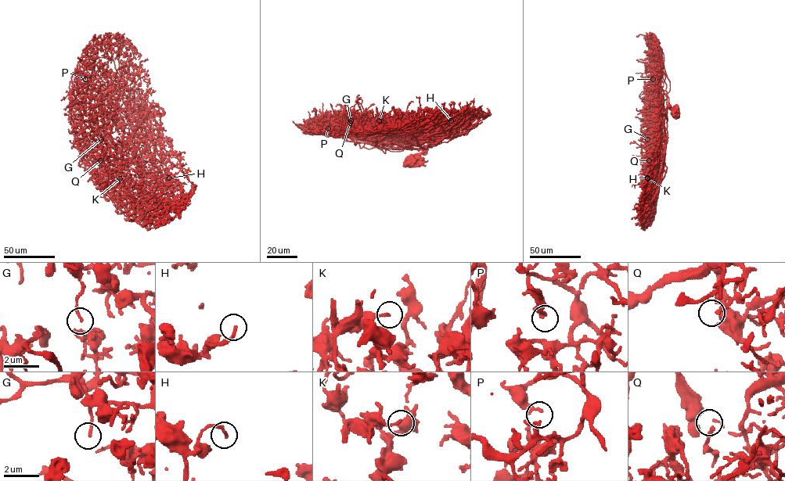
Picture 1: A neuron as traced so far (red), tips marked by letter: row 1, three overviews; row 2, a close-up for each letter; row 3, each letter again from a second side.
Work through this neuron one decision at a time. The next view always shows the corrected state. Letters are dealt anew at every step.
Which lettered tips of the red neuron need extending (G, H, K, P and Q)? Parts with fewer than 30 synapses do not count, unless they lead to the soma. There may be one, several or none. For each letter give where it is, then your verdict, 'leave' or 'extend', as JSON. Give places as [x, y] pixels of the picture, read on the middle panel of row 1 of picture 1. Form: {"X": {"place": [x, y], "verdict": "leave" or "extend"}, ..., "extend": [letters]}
{"G": {"place": [351, 120], "verdict": "leave"}, "H": {"place": [451, 120], "verdict": "leave"}, "K": {"place": [379, 120], "verdict": "leave"}, "P": {"place": [328, 128], "verdict": "leave"}, "Q": {"place": [350, 123], "verdict": "extend"}, "extend": ["Q"]}

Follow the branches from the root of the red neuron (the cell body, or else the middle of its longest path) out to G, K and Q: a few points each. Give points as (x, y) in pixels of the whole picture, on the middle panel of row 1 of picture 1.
G: (415, 162), (422, 148), (391, 148), (385, 144), (383, 132), (370, 131), (351, 120)
K: (415, 162), (423, 149), (410, 149), (391, 143), (383, 126), (377, 126), (379, 120)
Q: (415, 162), (422, 148), (391, 148), (385, 144), (383, 132), (368, 125), (353, 126), (350, 123)

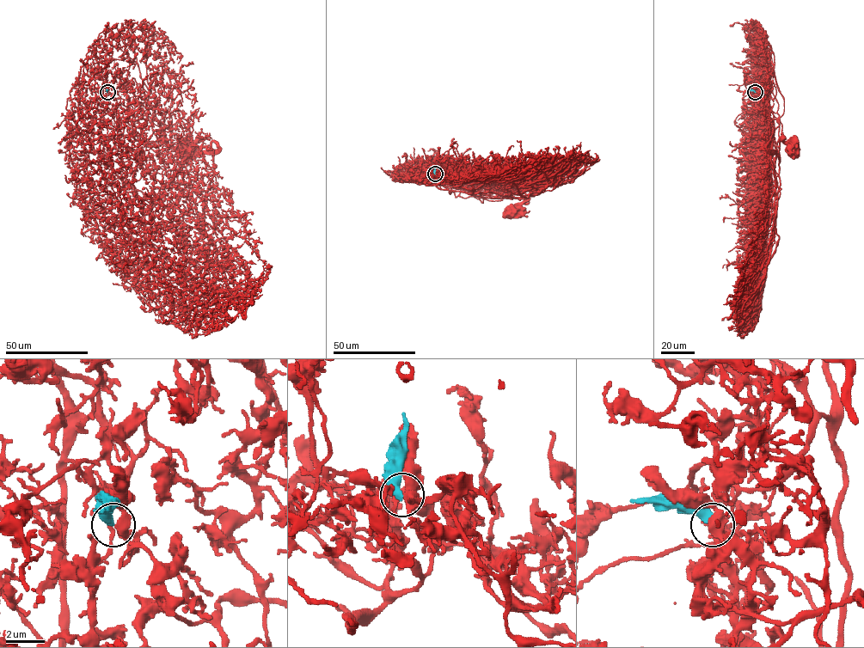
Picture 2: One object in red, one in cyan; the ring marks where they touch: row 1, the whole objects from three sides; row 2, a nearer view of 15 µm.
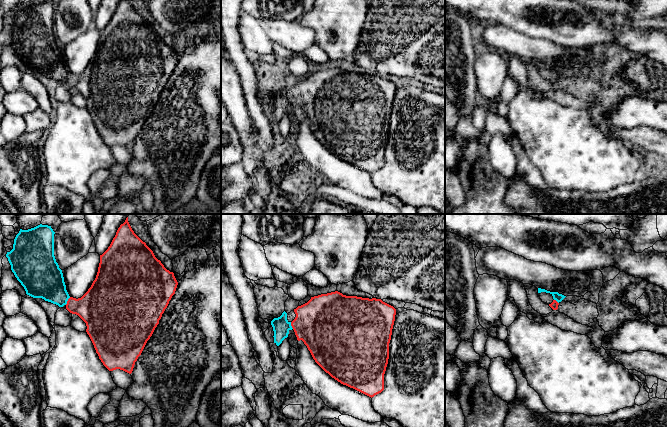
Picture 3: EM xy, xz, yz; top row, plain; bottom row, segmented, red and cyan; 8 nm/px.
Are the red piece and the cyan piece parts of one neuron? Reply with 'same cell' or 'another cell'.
same cell

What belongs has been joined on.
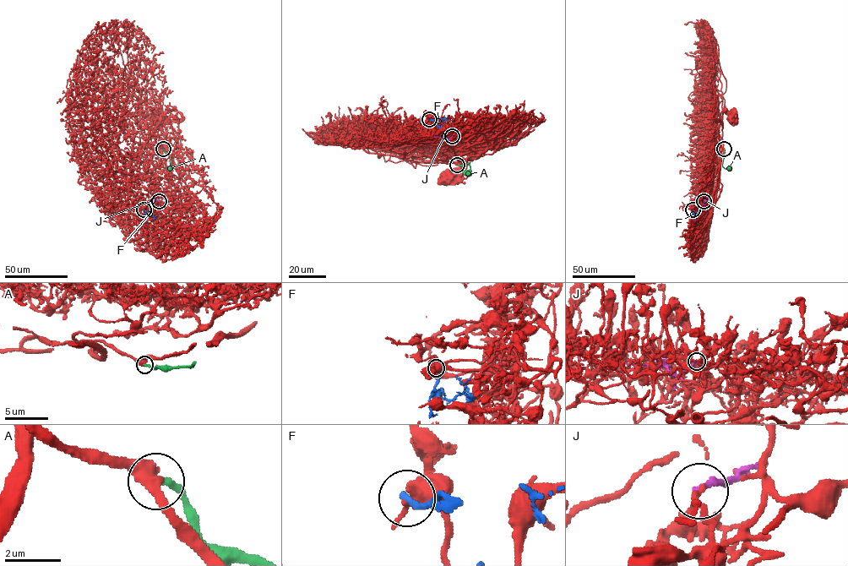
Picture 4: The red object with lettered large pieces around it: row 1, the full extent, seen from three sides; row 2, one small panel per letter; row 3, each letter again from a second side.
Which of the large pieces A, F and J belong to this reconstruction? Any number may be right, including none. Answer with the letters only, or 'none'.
none

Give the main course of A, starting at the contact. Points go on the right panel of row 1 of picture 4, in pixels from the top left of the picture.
A: (724, 149), (722, 165), (729, 170), (731, 167)

